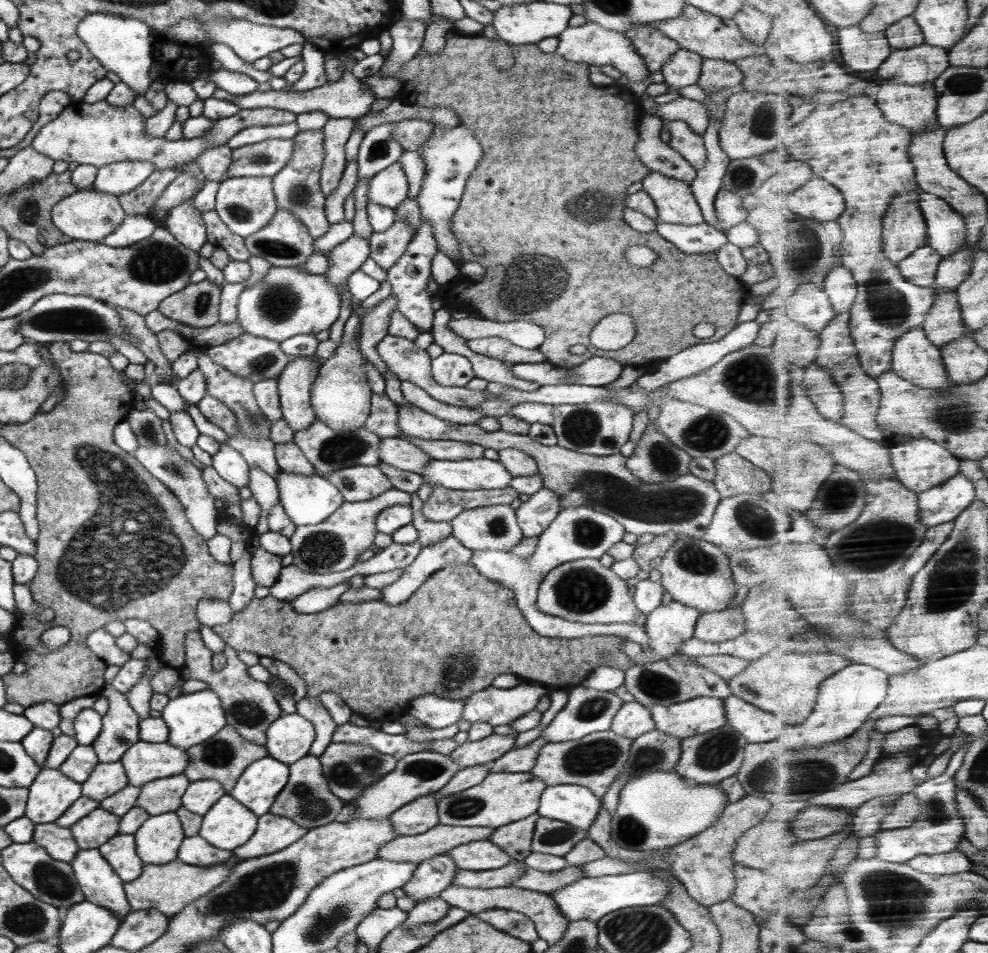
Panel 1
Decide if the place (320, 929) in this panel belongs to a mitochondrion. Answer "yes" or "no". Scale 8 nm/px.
yes

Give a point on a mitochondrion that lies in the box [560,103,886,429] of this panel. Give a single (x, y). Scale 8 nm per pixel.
(751, 377)

